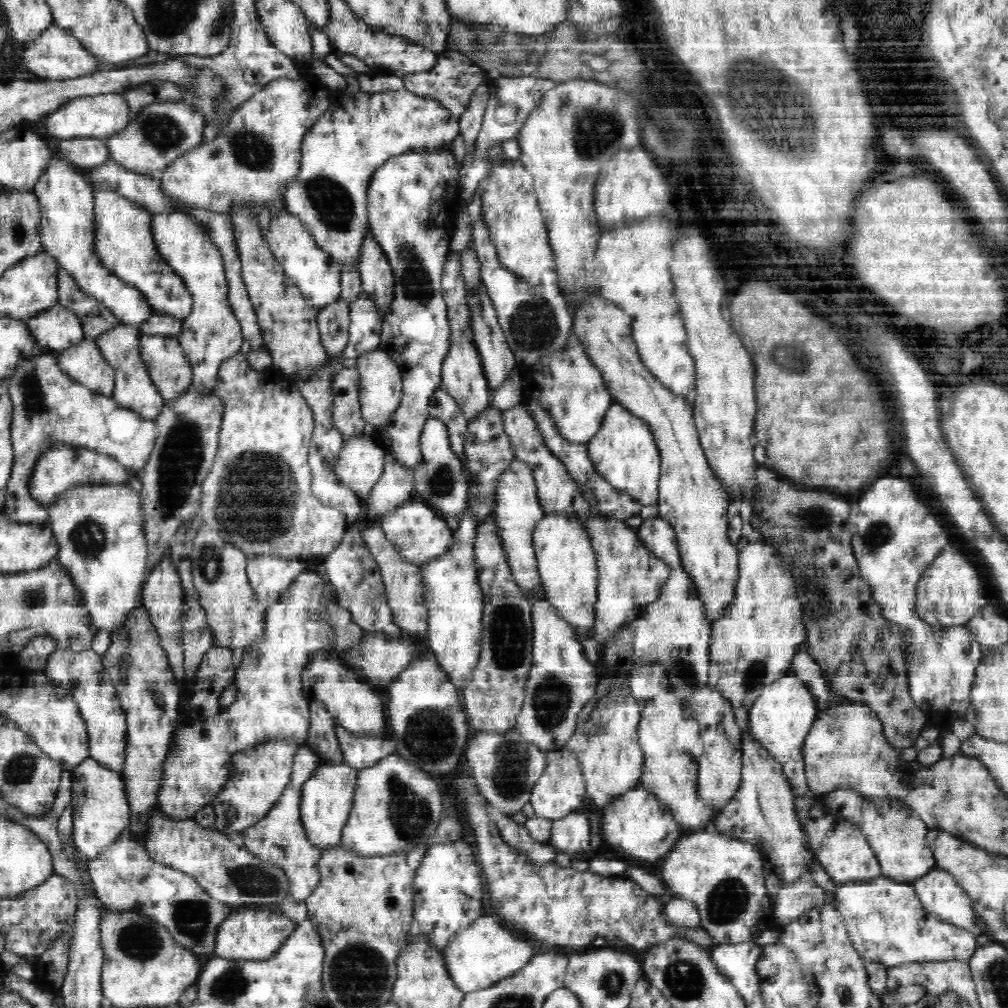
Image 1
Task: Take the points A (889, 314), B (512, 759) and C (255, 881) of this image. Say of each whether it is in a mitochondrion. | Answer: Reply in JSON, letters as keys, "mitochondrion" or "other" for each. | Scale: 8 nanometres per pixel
{"A":"other","B":"mitochondrion","C":"mitochondrion"}

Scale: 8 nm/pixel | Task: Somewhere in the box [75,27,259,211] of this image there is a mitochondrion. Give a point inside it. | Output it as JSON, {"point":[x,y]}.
{"point":[162,131]}

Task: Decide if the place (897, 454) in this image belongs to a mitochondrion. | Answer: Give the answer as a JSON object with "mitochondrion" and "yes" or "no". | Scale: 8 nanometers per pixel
{"mitochondrion":"no"}

